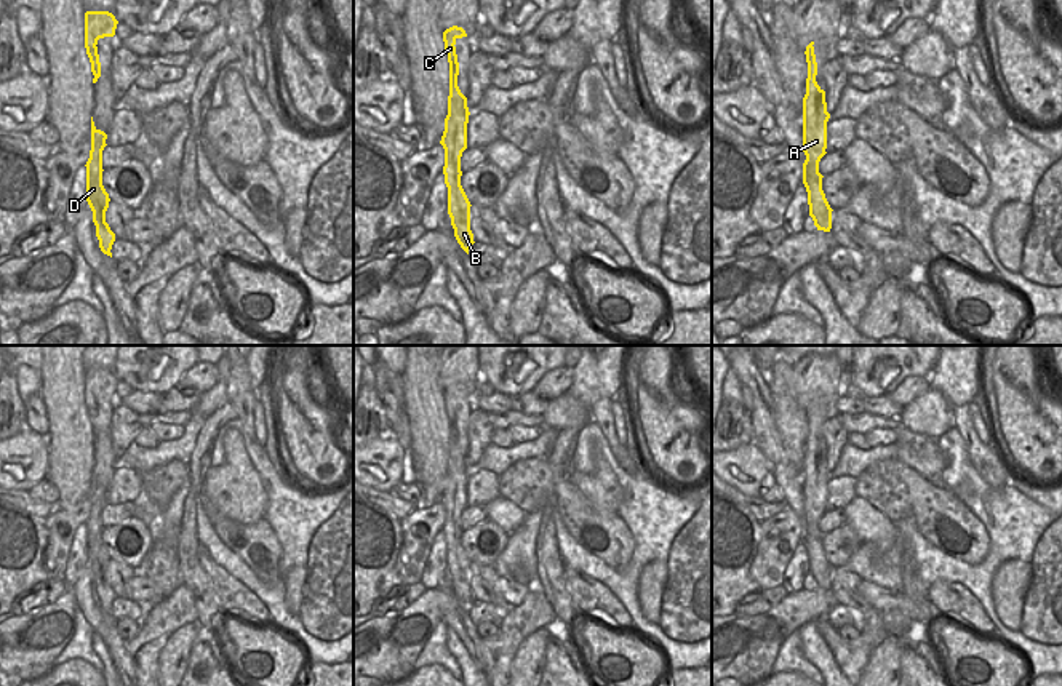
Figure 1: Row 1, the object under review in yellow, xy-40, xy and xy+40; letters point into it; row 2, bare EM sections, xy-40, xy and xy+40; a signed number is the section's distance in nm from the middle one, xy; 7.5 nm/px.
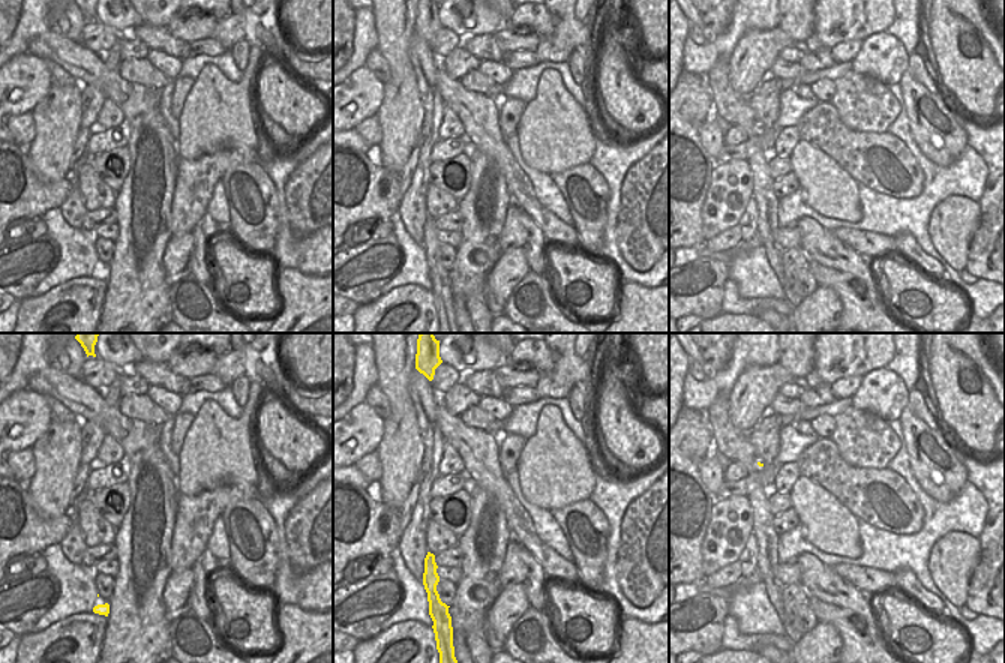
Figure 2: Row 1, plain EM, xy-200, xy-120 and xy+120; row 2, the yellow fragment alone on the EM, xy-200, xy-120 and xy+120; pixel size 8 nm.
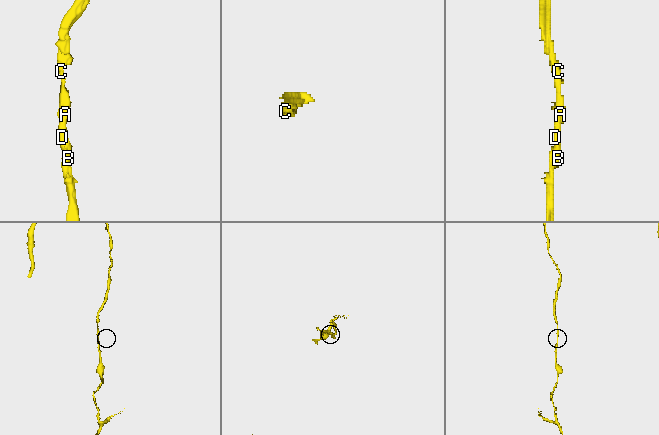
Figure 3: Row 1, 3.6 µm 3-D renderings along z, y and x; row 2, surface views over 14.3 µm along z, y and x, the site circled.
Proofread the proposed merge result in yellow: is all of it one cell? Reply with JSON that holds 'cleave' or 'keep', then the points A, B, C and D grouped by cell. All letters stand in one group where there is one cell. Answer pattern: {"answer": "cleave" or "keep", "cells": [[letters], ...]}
{"answer": "keep", "cells": [["A", "B", "C", "D"]]}

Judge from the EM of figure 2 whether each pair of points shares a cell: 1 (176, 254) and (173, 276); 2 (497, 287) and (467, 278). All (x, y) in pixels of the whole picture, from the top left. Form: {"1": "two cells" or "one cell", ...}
{"1": "one cell", "2": "two cells"}

